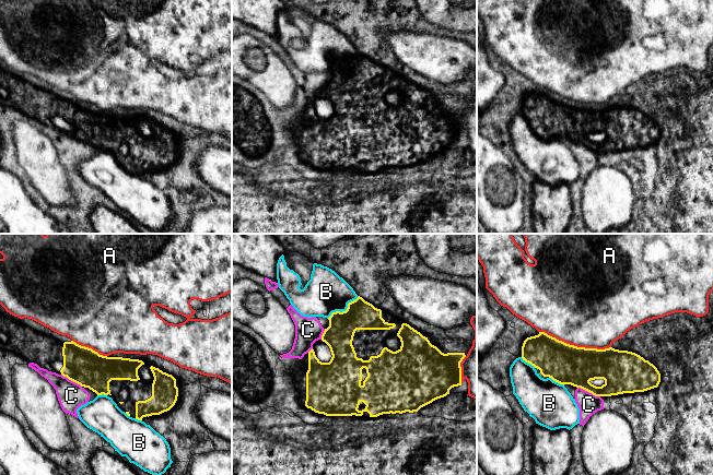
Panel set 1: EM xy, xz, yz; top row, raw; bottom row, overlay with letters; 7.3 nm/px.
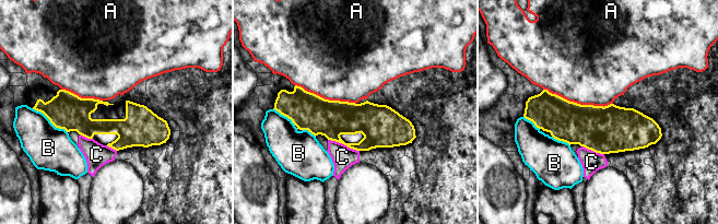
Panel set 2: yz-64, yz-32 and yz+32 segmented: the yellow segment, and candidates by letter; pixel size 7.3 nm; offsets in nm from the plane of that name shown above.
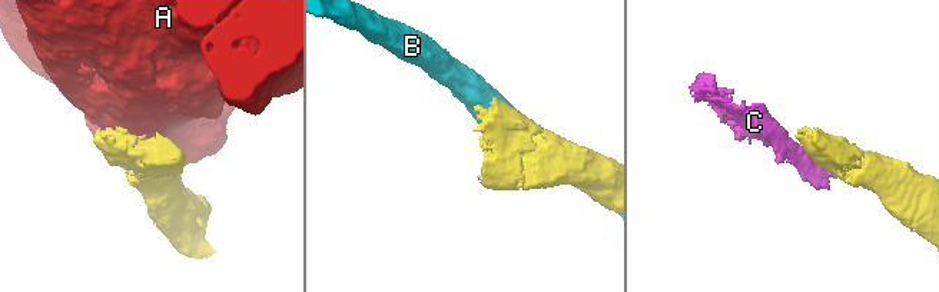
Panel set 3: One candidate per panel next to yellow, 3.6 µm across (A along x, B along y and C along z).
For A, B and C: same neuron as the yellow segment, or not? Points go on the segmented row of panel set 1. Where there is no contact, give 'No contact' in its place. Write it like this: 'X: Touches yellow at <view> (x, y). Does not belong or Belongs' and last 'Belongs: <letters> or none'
A: Touches yellow at yz (575, 346). Does not belong
B: Touches yellow at xz (346, 310). Does not belong
C: Touches yellow at yz (588, 391). Belongs
Belongs: C

